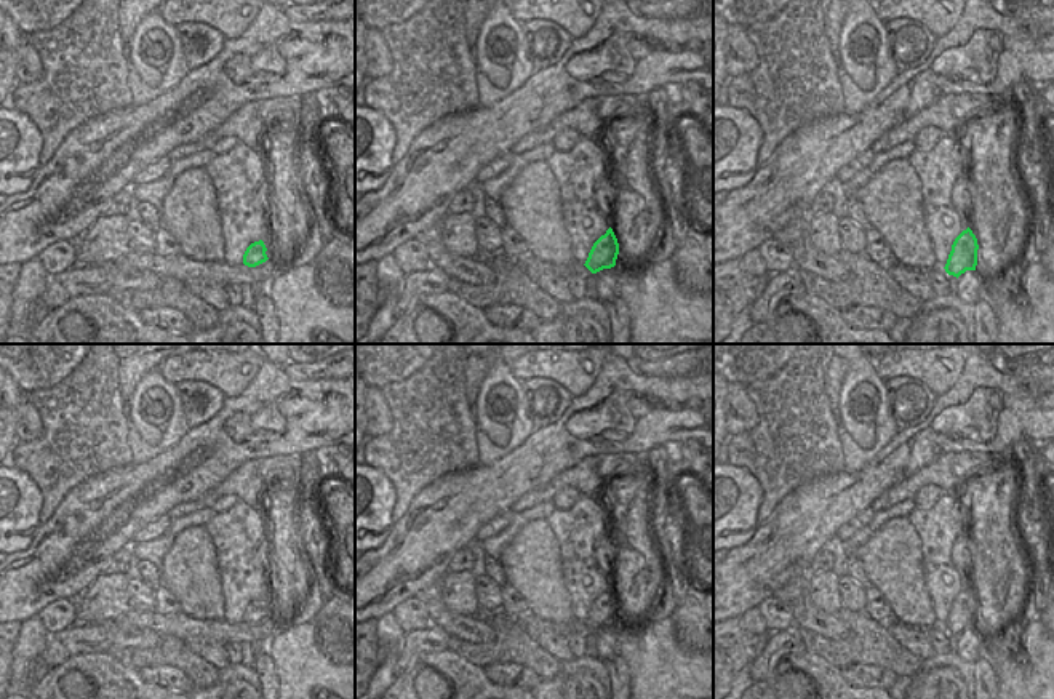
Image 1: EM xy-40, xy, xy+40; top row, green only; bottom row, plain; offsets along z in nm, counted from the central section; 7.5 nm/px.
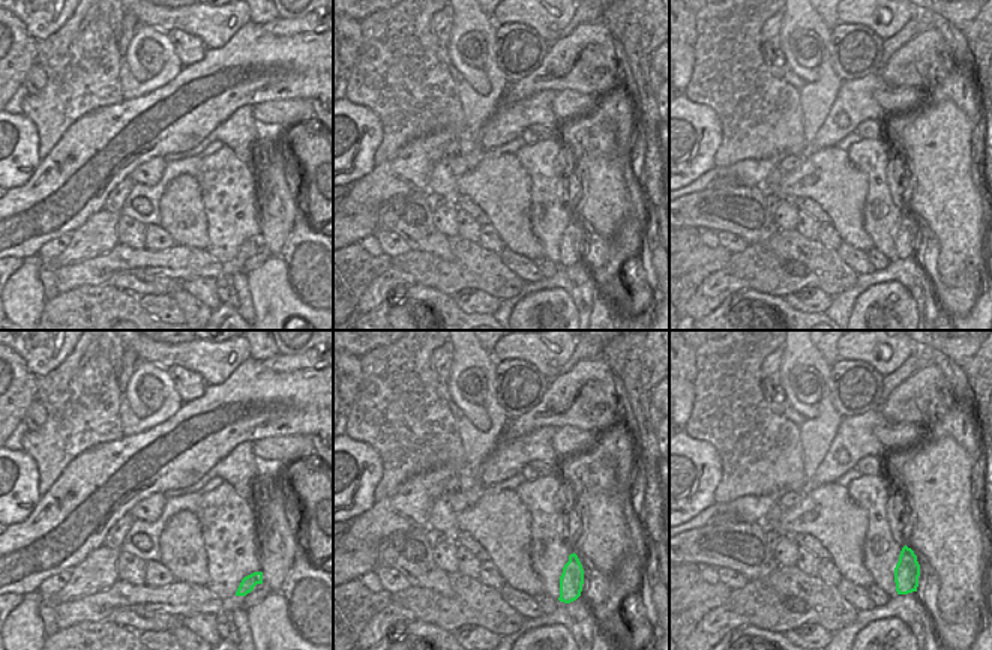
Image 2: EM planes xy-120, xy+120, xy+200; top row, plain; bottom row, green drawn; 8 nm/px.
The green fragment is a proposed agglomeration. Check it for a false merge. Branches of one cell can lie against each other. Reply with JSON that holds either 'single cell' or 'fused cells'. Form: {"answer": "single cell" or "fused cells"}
{"answer": "single cell"}

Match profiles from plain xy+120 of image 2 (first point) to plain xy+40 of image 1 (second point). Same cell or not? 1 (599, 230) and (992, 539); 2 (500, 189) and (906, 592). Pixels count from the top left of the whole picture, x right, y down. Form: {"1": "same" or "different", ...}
{"1": "same", "2": "same"}

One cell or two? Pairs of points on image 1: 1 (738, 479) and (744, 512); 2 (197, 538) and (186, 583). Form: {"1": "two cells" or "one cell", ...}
{"1": "one cell", "2": "one cell"}

